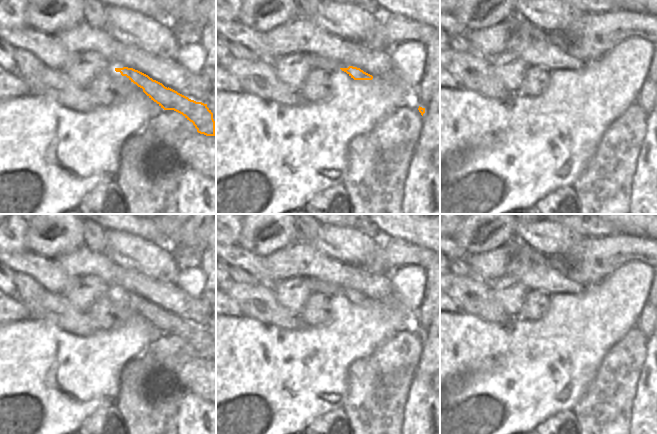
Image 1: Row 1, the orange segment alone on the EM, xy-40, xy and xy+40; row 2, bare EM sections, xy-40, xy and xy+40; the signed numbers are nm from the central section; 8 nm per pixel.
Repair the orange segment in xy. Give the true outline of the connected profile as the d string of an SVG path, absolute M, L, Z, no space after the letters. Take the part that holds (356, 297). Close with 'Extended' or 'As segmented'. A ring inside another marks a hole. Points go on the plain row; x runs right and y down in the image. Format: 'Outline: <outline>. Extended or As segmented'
Outline: M328 282L334 289L335 292L339 292L342 295L346 296L354 304L372 304L373 300L364 296L360 292L353 291L350 288L346 288L340 284L334 282Z. Extended

